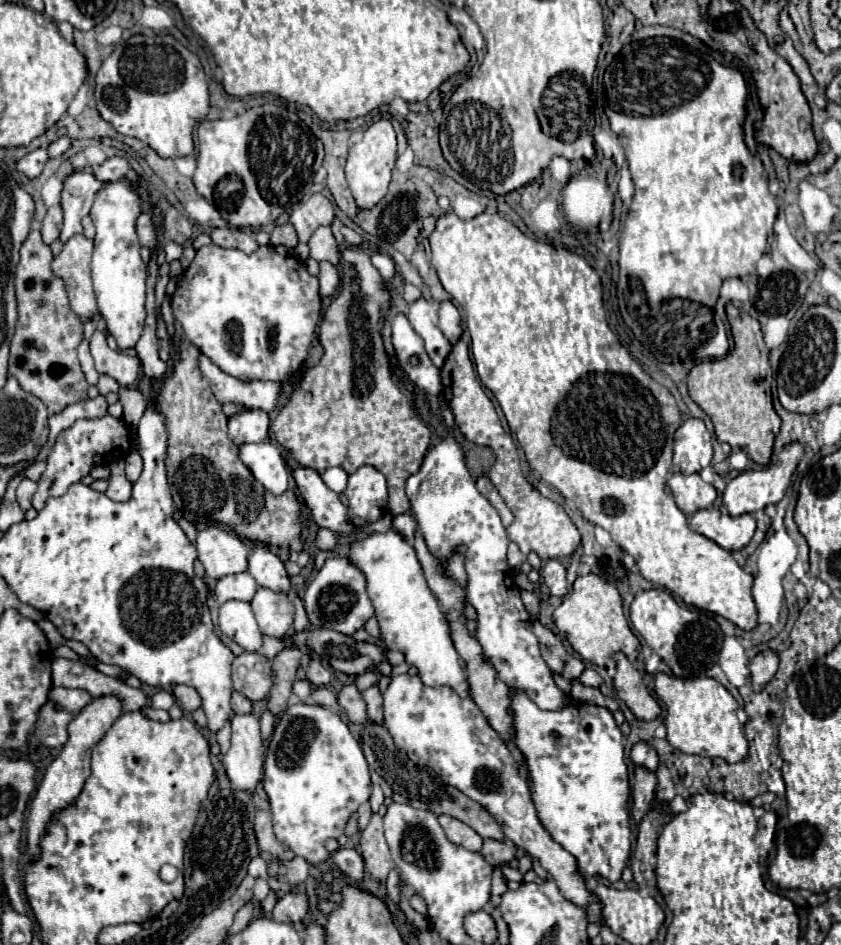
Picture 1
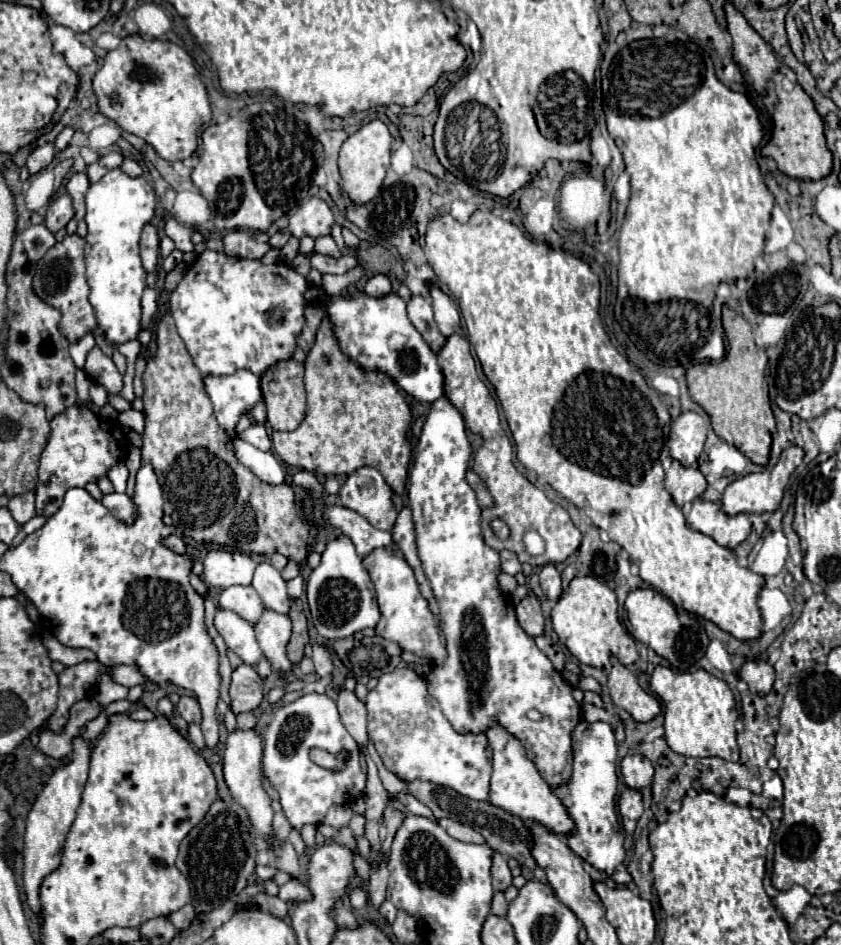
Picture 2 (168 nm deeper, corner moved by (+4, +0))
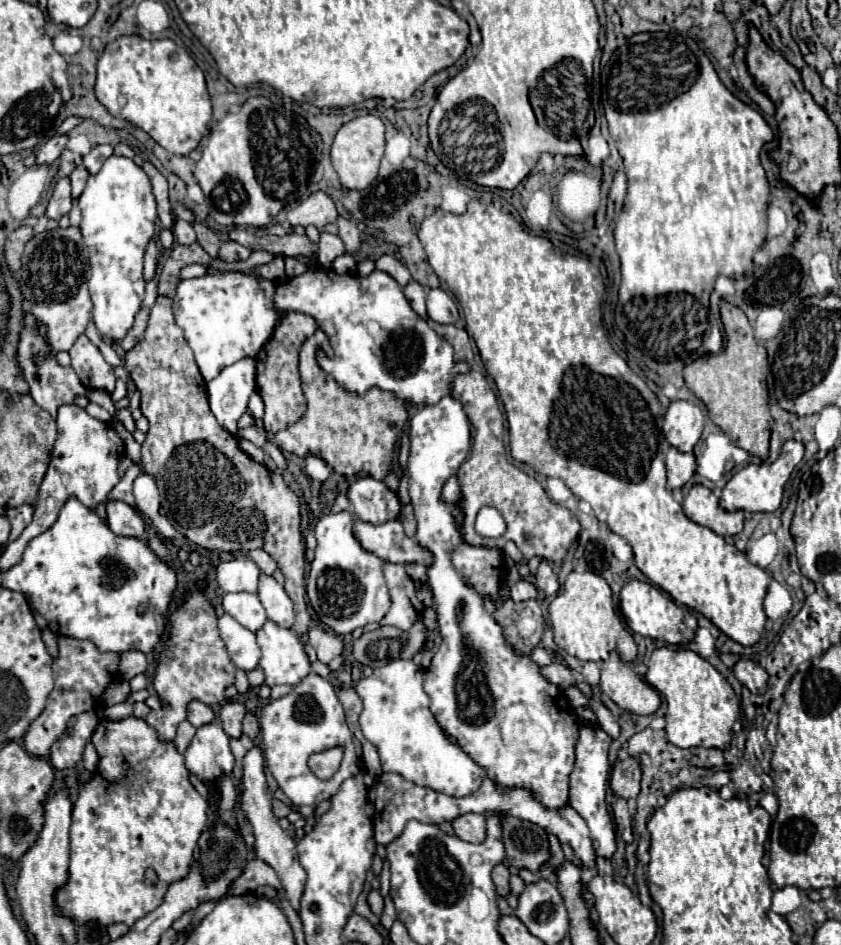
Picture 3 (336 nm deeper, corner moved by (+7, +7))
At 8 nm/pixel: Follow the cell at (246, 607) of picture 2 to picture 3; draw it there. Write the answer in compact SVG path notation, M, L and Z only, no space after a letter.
M228 593L224 595L224 611L234 617L242 627L256 633L266 623L266 611L254 593Z

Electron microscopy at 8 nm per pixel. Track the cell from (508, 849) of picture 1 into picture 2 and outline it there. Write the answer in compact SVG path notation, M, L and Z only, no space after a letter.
M493 852L493 866L491 866L491 876L493 876L493 888L505 892L507 886L511 886L511 872L507 866L507 860L503 854Z

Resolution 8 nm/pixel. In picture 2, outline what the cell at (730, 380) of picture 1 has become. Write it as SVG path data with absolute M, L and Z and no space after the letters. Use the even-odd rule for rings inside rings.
M723 306L723 328L729 340L727 356L715 364L691 366L687 370L687 388L691 398L709 414L715 434L721 440L737 446L751 462L765 466L769 460L772 435L776 431L776 421L765 384L765 358L761 366L759 362L761 350L753 342L751 324L741 314L737 314L727 306ZM763 396L765 396L765 404L763 404ZM765 440L767 440L767 448L765 448Z

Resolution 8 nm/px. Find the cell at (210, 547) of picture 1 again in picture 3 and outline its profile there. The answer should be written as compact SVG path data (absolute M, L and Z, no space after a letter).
M248 557L224 561L216 567L216 579L224 593L256 593L260 569Z

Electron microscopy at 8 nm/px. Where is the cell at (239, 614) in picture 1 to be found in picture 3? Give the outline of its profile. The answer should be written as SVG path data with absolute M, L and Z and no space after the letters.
M228 613L218 619L218 629L228 649L230 661L242 671L256 669L260 661L260 647L256 643L256 635L250 633L246 627L238 625L238 621L234 621Z

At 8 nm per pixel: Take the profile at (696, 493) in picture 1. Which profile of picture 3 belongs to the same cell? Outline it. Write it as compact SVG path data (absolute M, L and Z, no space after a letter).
M670 447L666 453L666 469L668 469L668 489L682 489L696 471L694 453L680 453L678 449Z

